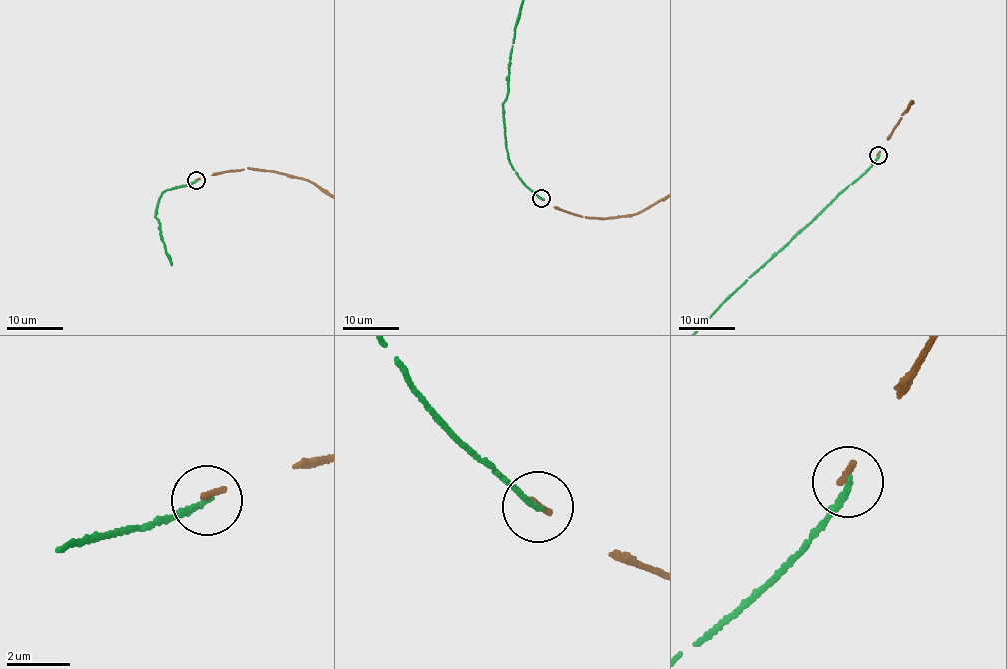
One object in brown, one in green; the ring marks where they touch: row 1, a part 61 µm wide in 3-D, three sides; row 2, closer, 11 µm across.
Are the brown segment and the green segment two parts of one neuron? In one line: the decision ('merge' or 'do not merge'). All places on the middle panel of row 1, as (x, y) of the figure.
do not merge

